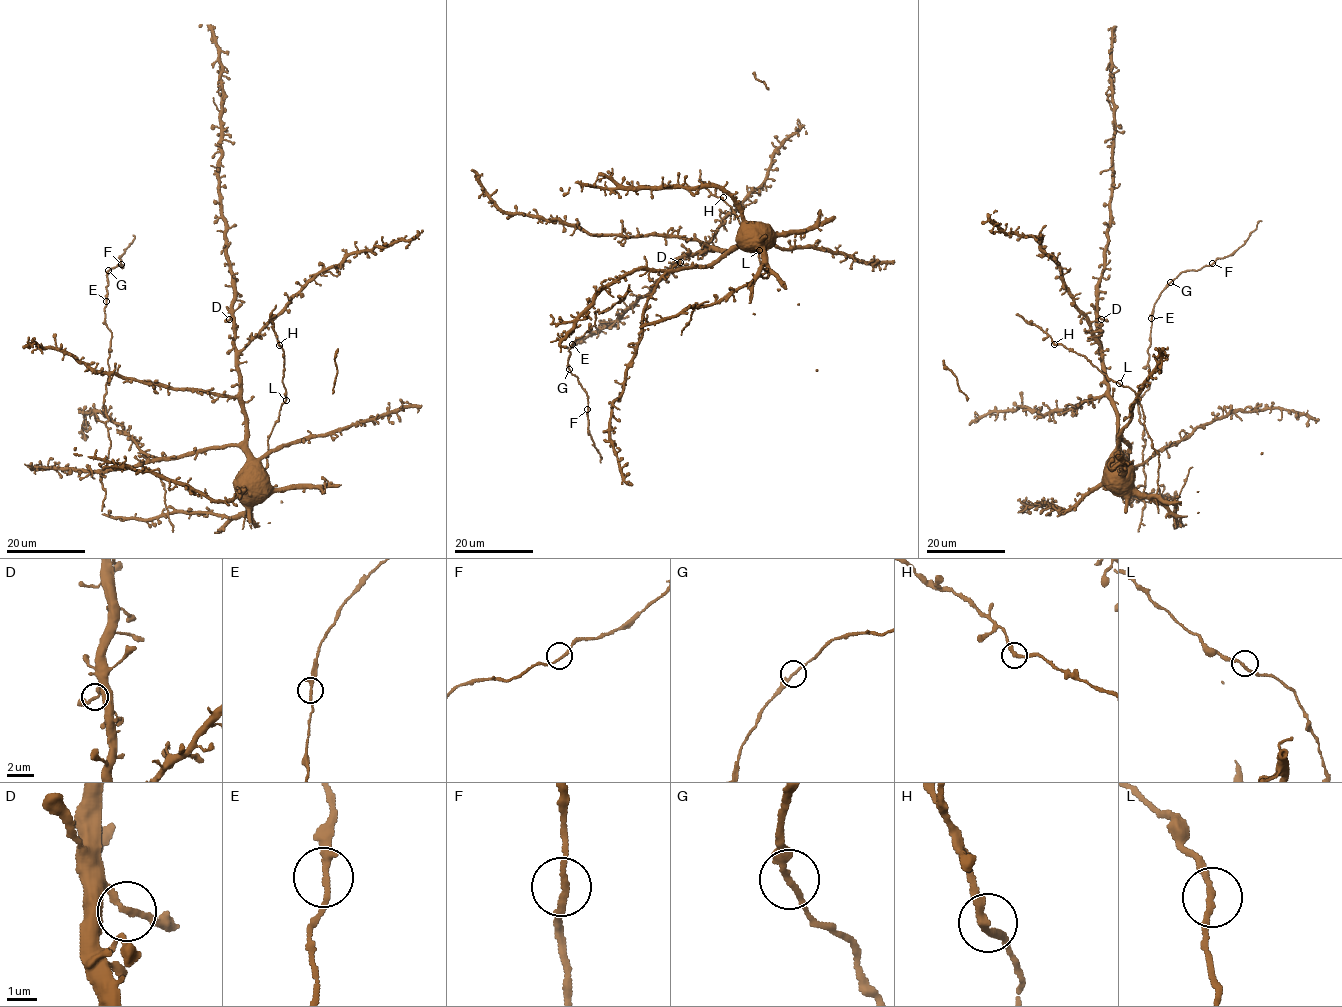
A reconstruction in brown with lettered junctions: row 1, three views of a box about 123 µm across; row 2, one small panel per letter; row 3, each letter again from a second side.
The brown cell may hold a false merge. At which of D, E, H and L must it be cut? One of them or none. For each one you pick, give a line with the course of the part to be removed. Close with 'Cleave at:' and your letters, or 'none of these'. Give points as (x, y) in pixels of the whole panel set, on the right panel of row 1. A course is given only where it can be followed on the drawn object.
E: foreign part runs (1151, 318), (1154, 304), (1165, 286), (1183, 271), (1197, 271), (1231, 255), (1261, 220)
Cleave at: E

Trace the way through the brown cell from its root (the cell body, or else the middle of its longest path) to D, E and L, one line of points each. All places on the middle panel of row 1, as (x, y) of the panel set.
D: (712, 264), (733, 248), (727, 252), (711, 249), (695, 255), (691, 253), (680, 262)
E: (712, 264), (641, 268), (621, 275), (605, 289), (621, 301), (594, 312), (595, 325), (572, 344)
L: (712, 264), (743, 243), (764, 256), (767, 269), (760, 277), (766, 278), (769, 272), (759, 270), (759, 250)

